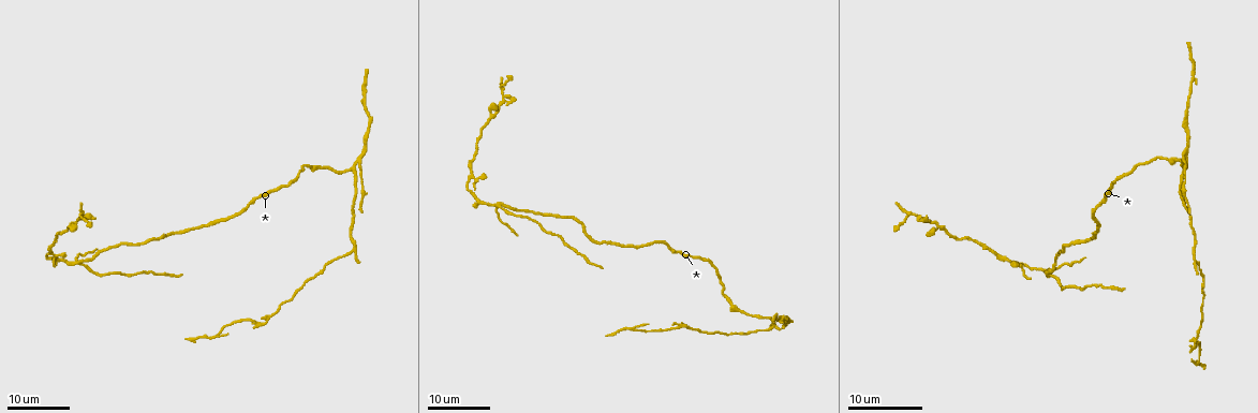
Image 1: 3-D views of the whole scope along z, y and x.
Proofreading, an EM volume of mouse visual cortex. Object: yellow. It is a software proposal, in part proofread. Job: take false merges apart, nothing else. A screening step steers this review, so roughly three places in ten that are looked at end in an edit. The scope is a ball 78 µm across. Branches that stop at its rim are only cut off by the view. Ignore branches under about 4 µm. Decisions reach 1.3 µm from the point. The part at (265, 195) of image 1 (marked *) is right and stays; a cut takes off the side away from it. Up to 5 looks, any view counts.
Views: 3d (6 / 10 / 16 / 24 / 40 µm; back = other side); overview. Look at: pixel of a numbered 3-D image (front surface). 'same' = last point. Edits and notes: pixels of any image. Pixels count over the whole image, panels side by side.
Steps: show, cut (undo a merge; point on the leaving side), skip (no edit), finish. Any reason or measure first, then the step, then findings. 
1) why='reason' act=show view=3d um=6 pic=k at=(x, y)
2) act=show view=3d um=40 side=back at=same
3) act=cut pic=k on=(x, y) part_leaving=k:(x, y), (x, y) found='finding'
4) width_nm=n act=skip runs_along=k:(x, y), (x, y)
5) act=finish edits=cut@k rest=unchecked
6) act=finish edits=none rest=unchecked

why='three arms meet' act=show view=3d um=24 pic=1 at=(360, 164)

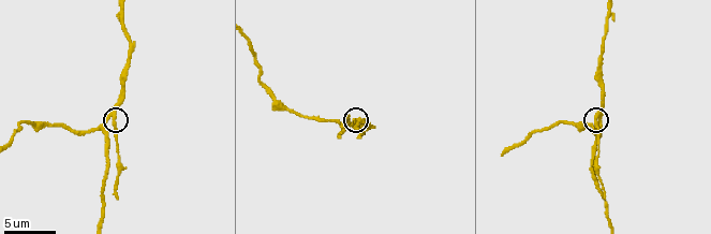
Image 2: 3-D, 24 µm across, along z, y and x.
act=show view=3d um=10 pic=2 at=(113, 117)

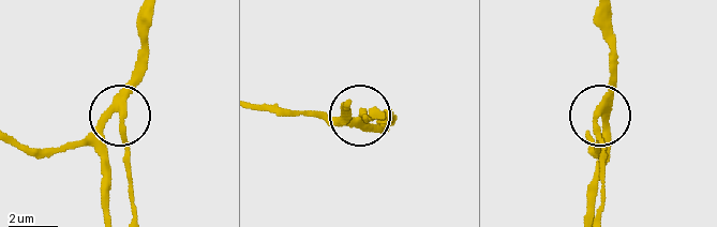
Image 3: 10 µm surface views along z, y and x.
arms=3 act=cut pic=3 on=(125, 139) part_leaving=3:(124, 106), (130, 214) found='two cells meet here'

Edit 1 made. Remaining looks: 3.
act=show view=overview

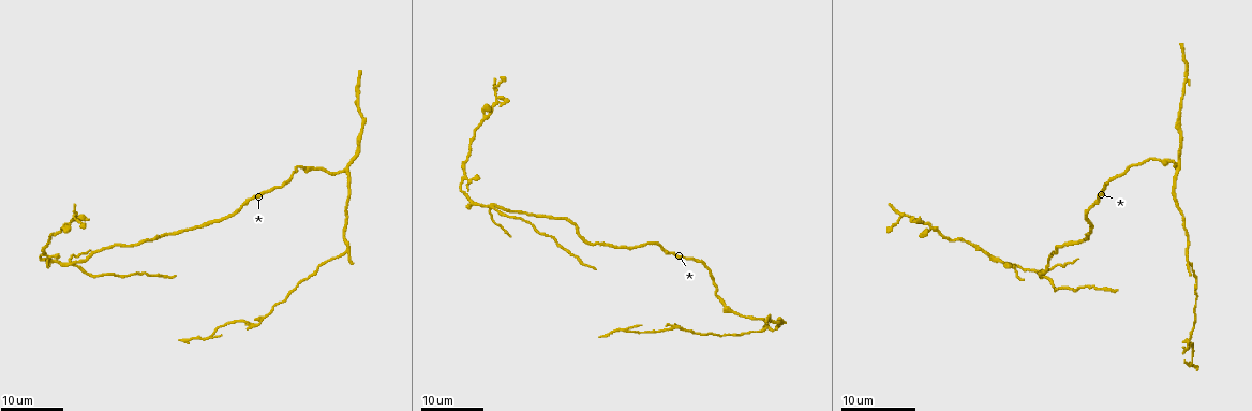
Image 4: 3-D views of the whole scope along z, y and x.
why='side arm on a straight run' act=show view=3d um=24 pic=4 at=(764, 328)

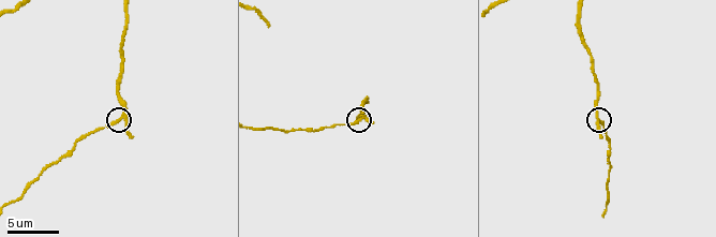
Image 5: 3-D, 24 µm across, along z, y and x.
why='zoom in' act=show view=3d um=6 pic=5 at=(116, 121)

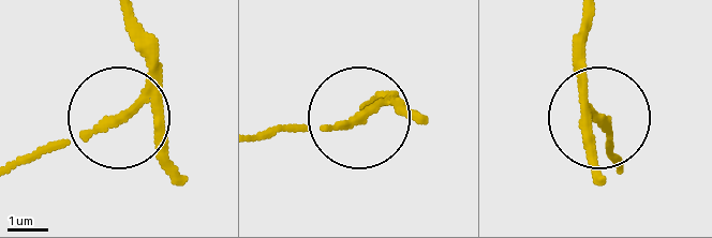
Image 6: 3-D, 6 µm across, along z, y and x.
arms=3 act=cut pic=6 on=(110, 127) found='two cells meet here'

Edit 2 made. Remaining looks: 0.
act=finish edits=cut@3,cut@6 rest=unchecked

